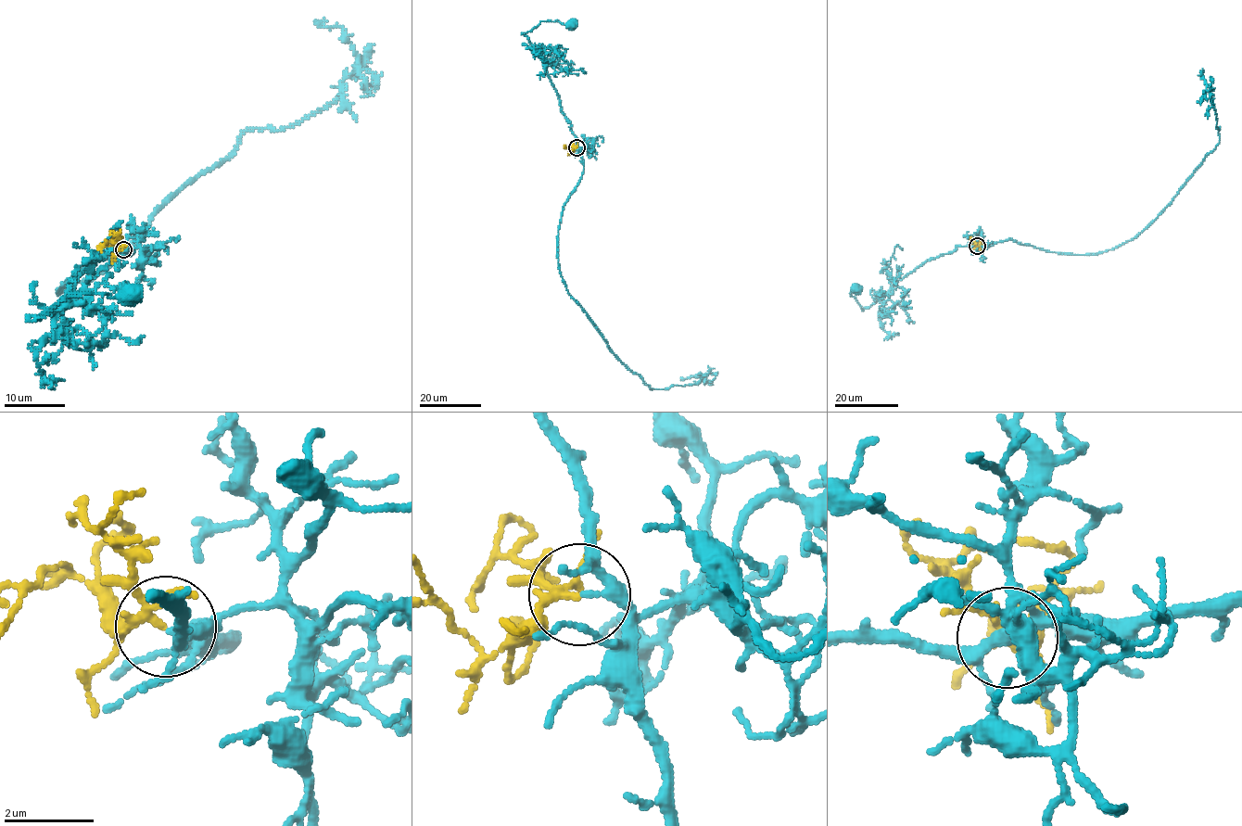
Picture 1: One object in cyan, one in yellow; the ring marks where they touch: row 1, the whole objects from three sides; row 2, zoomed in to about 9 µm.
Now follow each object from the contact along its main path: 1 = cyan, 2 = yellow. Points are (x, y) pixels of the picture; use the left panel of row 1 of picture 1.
1: (124, 249), (115, 241), (114, 250), (103, 250), (65, 297), (30, 319), (75, 294), (129, 294)
2: (122, 249), (116, 248), (108, 241), (97, 247)

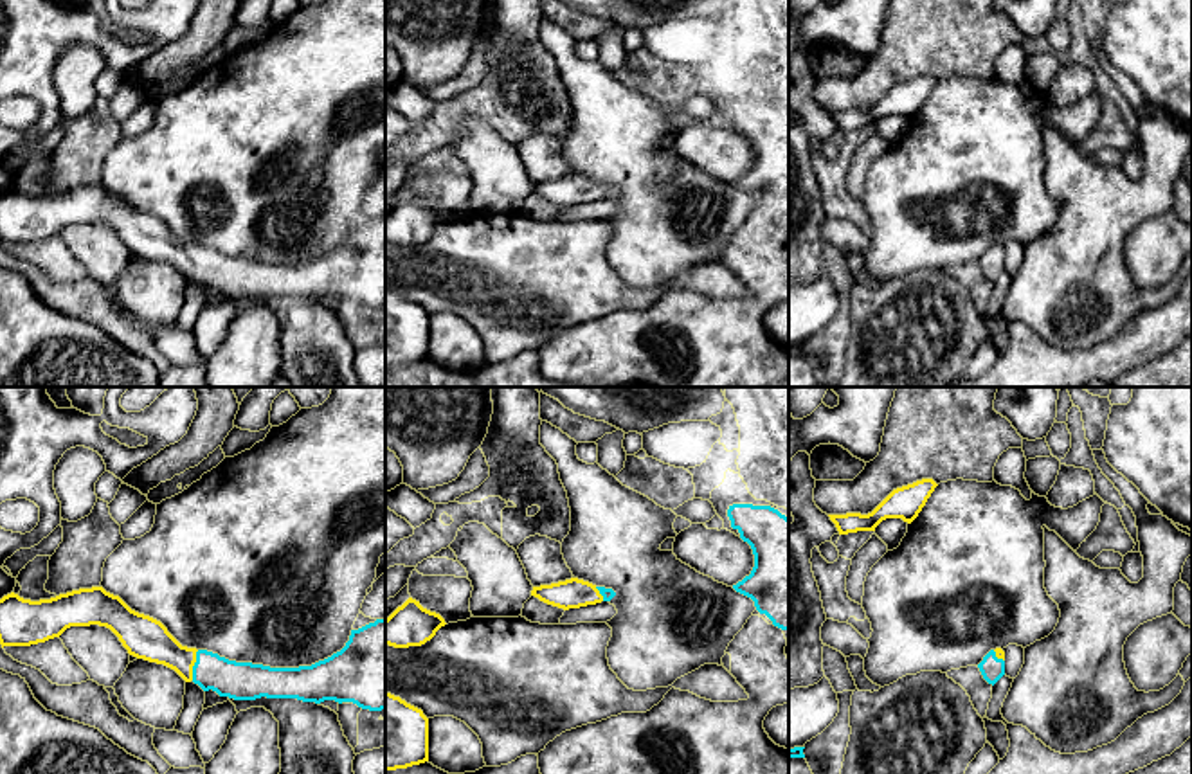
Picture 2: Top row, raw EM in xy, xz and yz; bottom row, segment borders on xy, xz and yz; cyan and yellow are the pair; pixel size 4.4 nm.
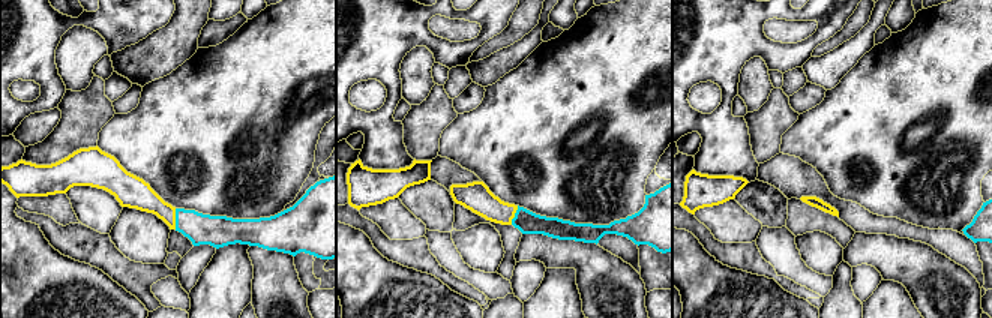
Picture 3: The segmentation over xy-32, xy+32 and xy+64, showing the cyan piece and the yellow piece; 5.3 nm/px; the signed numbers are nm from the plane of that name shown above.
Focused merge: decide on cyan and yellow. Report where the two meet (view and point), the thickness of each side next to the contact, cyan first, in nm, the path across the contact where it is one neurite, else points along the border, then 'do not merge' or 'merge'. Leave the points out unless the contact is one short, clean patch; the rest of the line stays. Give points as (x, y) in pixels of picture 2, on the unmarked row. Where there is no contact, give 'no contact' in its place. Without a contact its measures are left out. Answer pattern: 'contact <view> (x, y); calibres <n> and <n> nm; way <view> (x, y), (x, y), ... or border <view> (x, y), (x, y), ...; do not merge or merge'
contact xy (195, 261); calibres 180 and 190 nm; way xy (242, 278), (195, 261), (146, 234); merge

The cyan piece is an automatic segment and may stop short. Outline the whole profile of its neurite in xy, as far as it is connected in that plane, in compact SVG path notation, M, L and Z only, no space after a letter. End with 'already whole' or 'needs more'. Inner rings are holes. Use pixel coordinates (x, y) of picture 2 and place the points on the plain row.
M103 184L31 198L11 189L0 196L0 241L31 243L59 234L70 223L110 225L130 252L175 266L185 279L234 297L297 295L353 299L385 306L385 214L351 227L346 243L312 263L270 265L236 259L207 247L182 243L167 225L131 207Z; needs more

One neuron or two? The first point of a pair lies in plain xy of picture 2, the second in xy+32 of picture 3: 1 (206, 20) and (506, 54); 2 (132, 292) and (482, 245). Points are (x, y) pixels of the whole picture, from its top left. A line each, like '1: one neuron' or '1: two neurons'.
1: two neurons
2: one neuron

